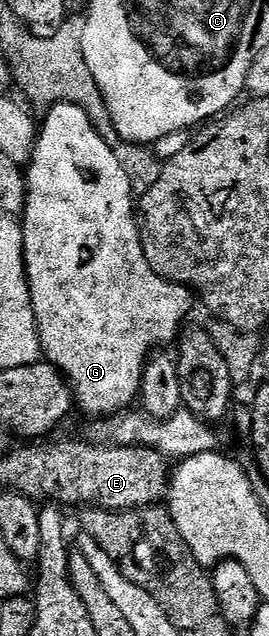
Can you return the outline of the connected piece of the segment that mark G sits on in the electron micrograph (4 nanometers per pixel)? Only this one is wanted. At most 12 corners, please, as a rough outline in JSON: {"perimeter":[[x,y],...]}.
{"perimeter":[[71,103],[25,176],[44,361],[89,416],[138,401],[188,286]]}

